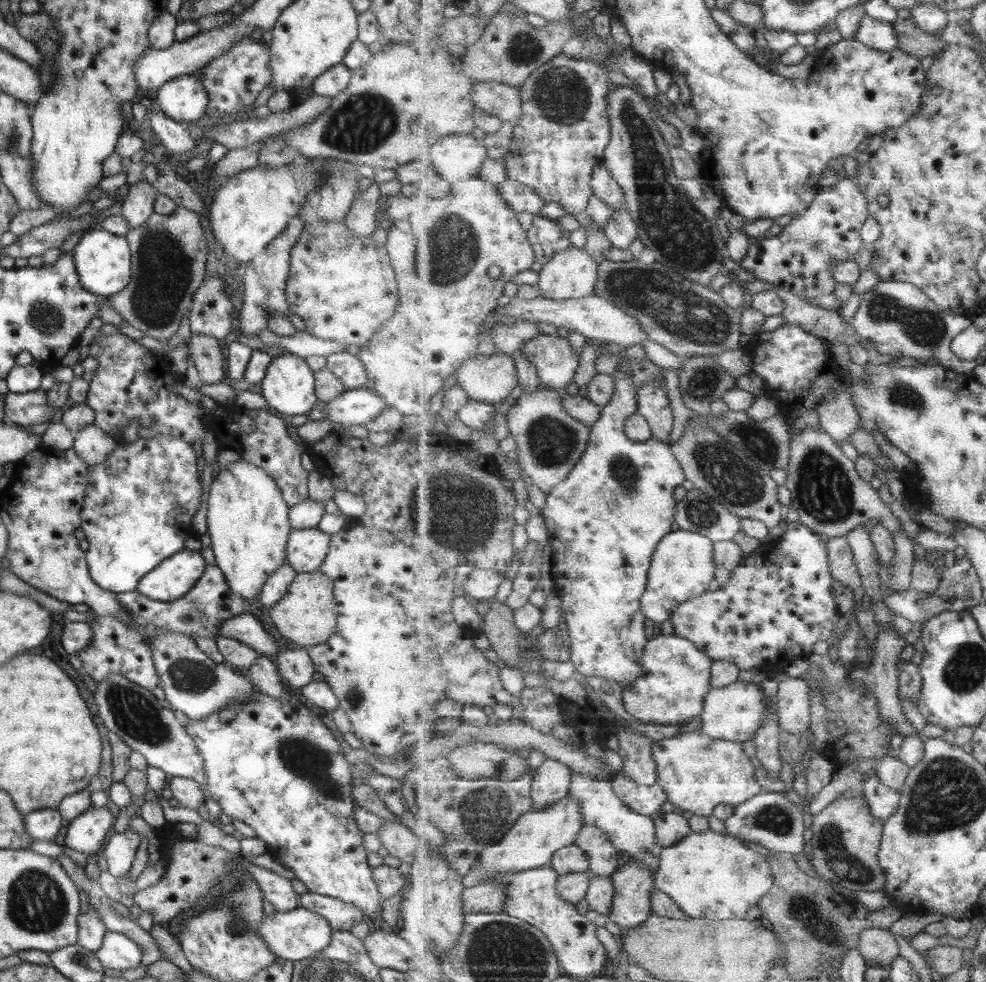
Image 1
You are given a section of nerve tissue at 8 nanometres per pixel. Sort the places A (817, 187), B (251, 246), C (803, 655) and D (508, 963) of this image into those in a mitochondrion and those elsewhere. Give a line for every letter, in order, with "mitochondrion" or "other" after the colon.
A: other
B: other
C: other
D: mitochondrion

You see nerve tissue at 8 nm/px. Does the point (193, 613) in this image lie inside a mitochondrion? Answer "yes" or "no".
yes

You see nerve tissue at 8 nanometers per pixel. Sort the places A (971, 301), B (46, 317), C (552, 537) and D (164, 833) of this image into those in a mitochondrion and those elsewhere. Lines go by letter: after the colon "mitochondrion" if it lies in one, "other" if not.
A: other
B: mitochondrion
C: other
D: other

